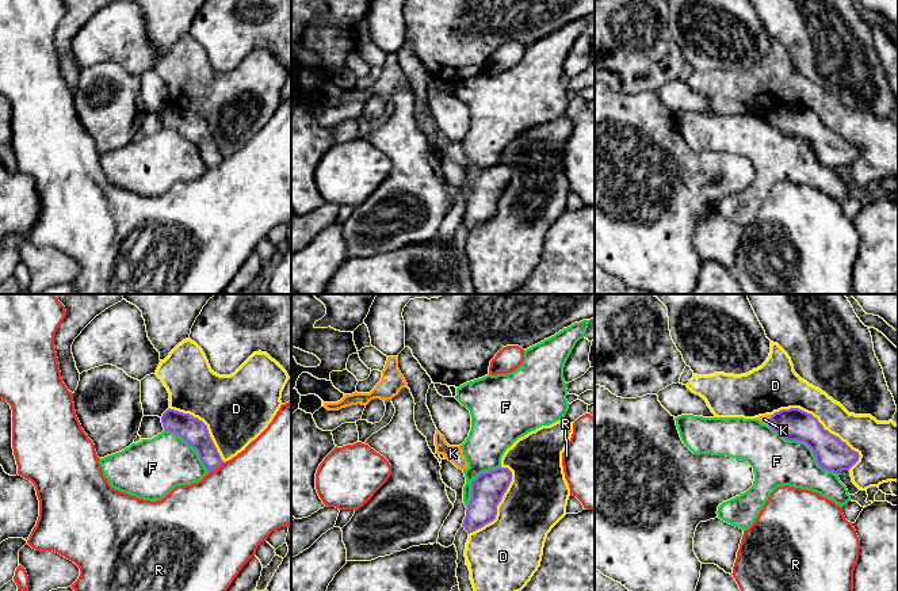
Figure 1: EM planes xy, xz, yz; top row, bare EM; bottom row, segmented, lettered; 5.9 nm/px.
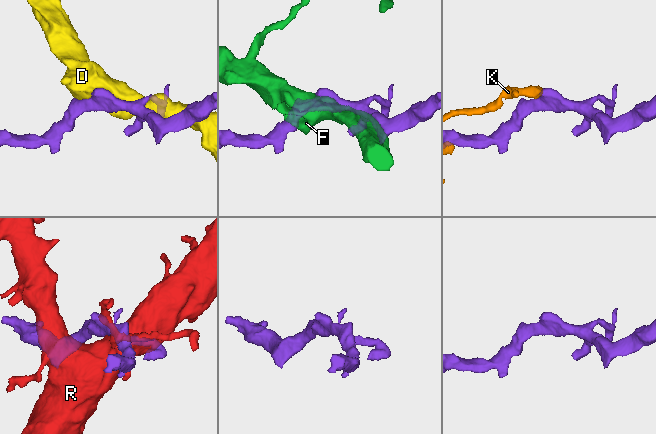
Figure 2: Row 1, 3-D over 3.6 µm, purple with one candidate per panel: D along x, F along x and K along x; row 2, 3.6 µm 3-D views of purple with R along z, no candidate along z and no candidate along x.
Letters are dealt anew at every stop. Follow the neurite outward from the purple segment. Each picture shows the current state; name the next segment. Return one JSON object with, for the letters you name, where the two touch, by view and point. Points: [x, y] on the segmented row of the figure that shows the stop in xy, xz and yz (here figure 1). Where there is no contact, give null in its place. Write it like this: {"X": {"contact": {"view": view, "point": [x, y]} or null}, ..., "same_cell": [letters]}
{"same_cell": []}

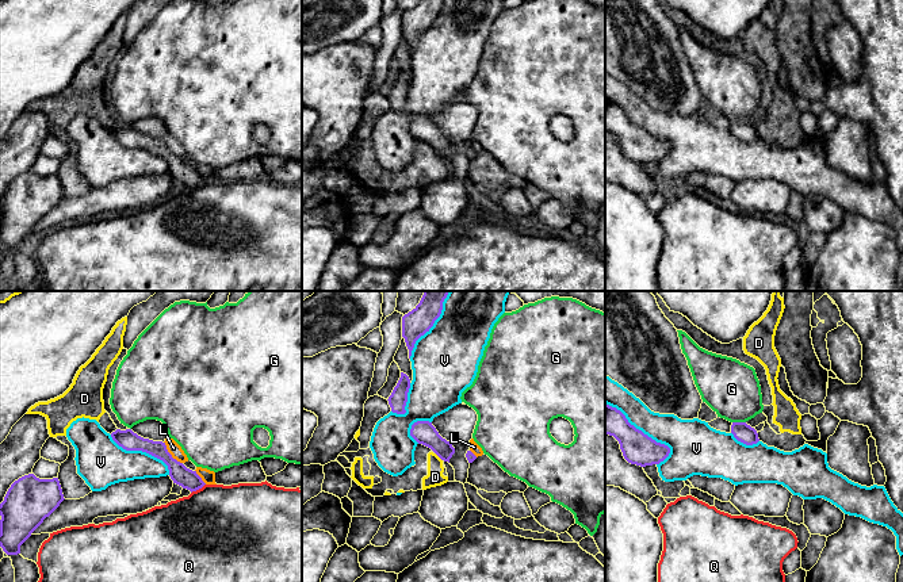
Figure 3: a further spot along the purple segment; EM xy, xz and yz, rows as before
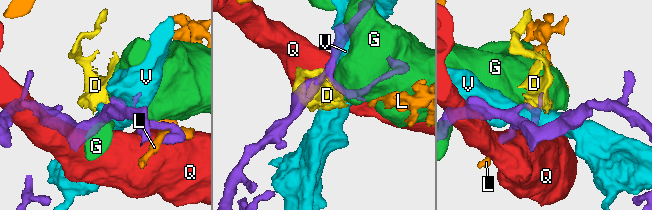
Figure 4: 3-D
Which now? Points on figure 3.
{"same_cell": []}

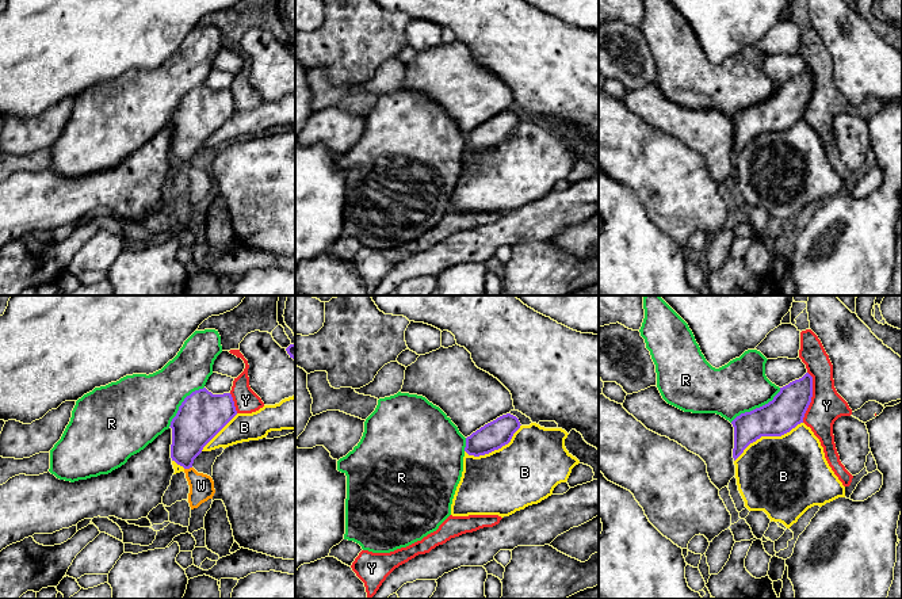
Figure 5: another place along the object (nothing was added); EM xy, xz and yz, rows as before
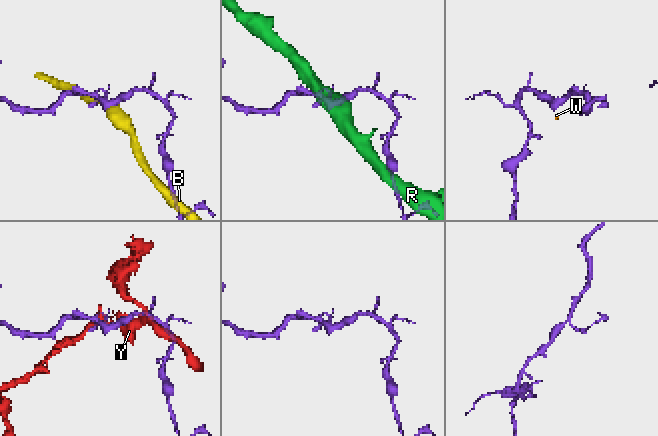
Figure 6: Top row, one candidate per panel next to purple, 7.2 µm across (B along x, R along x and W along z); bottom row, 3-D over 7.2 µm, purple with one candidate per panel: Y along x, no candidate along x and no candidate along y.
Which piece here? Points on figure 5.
{"W": {"contact": {"view": "xy", "point": [187, 468]}}, "same_cell": ["W"]}

